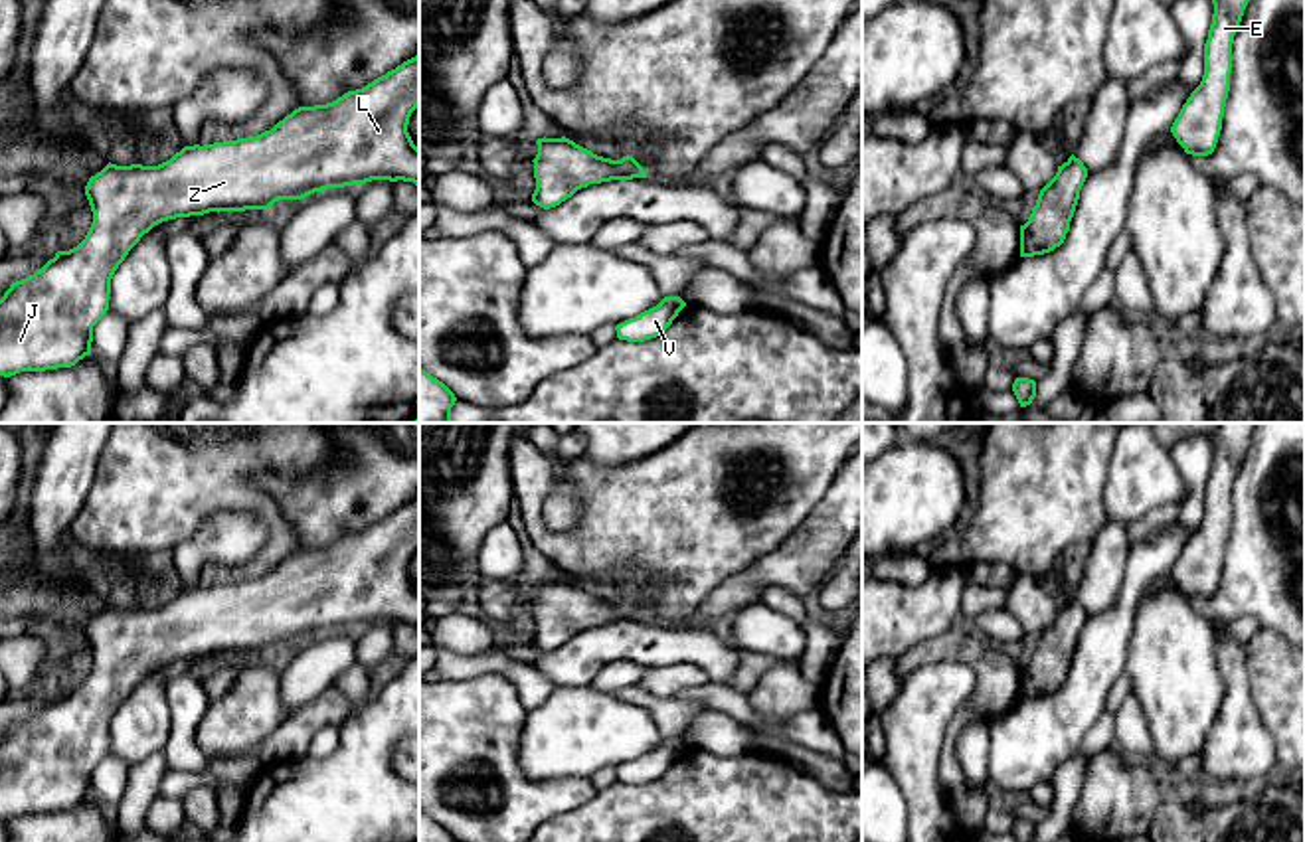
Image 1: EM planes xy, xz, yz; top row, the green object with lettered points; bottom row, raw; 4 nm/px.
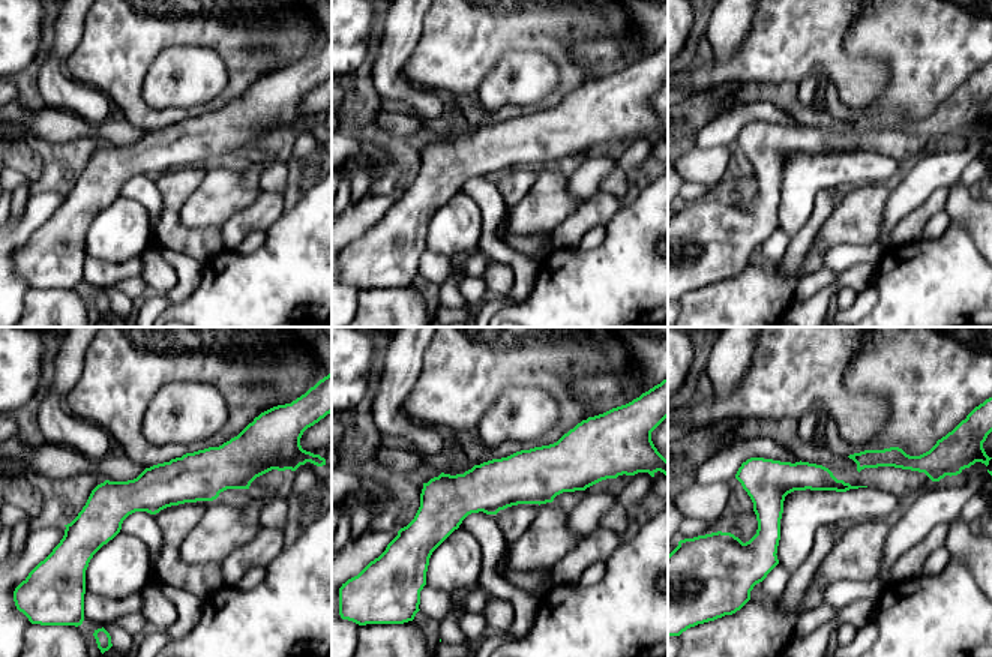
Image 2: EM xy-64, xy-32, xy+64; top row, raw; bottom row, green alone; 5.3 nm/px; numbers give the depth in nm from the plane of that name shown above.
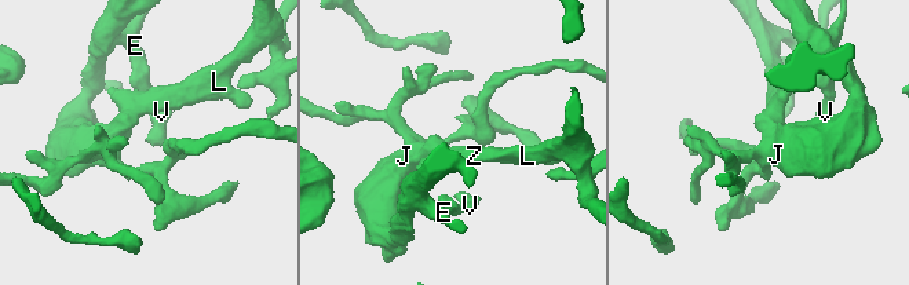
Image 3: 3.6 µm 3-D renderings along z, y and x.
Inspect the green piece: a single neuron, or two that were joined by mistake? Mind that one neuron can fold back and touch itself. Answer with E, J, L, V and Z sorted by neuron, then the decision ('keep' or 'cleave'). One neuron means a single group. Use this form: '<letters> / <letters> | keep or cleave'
E J L V Z | keep

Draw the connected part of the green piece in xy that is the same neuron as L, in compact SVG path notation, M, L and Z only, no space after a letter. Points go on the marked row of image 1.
M419 55L332 103L295 109L257 136L184 146L158 166L109 162L85 186L93 211L85 239L12 283L0 298L0 376L71 368L89 356L93 326L109 310L115 271L140 237L162 221L210 211L269 210L279 200L303 200L372 180L403 180L419 188L419 148L407 132L417 107Z

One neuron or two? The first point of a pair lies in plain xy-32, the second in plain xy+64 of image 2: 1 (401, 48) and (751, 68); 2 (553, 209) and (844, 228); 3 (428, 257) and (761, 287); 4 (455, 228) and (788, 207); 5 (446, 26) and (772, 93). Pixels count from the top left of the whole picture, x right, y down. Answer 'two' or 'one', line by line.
1: two
2: one
3: two
4: one
5: two

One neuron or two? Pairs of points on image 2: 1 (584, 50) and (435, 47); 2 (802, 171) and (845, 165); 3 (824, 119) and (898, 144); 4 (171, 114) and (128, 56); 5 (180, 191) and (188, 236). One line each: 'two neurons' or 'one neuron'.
1: two neurons
2: one neuron
3: one neuron
4: one neuron
5: one neuron

